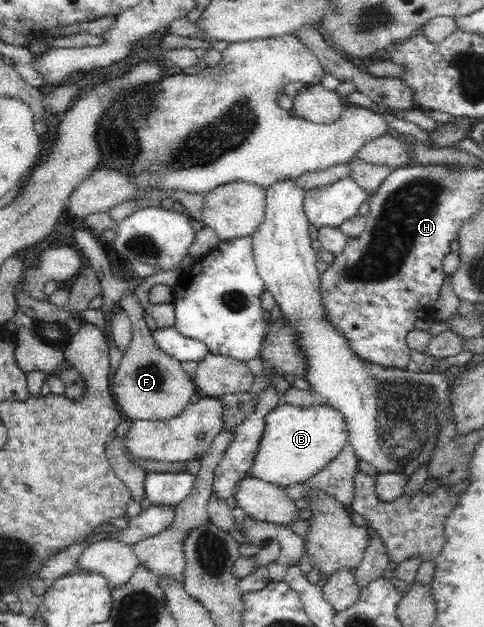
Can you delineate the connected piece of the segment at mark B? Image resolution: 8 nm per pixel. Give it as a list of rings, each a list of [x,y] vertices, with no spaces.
[[[279,402],[264,415],[264,431],[260,437],[259,453],[252,459],[247,477],[260,478],[279,488],[306,483],[335,460],[348,444],[343,414],[321,402],[307,408]]]

